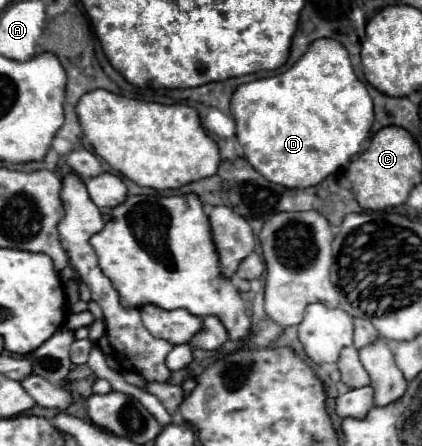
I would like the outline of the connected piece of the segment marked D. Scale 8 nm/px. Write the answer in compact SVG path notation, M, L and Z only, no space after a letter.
M319 39L311 43L309 51L285 73L241 85L233 93L231 115L237 123L237 141L251 167L271 183L293 189L321 183L361 151L373 123L373 101L367 87L355 77L345 47L333 39Z

